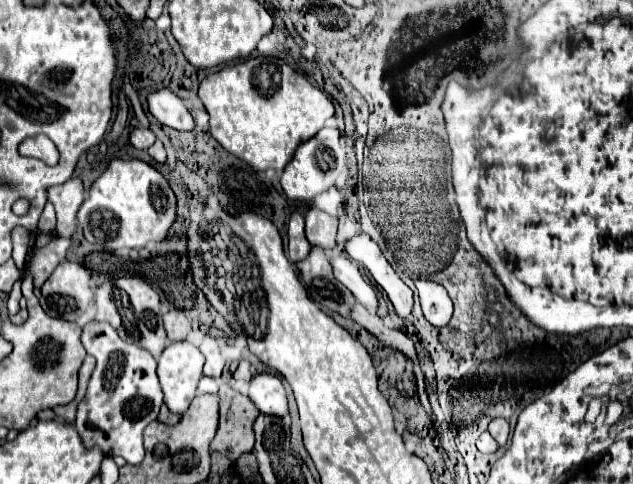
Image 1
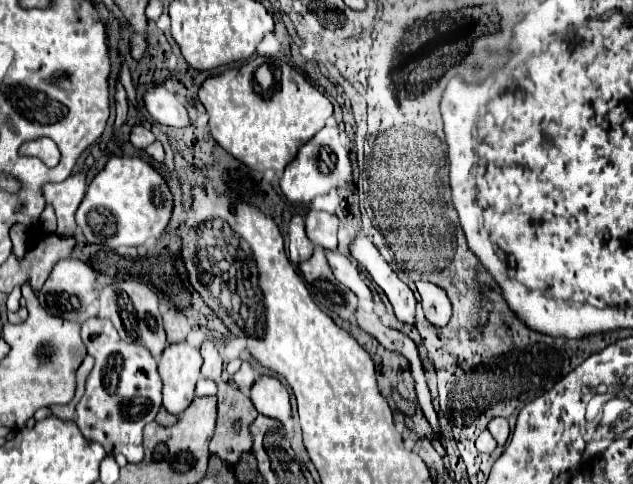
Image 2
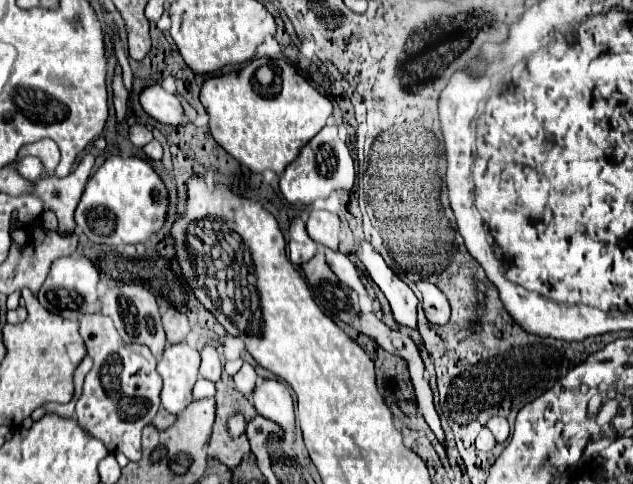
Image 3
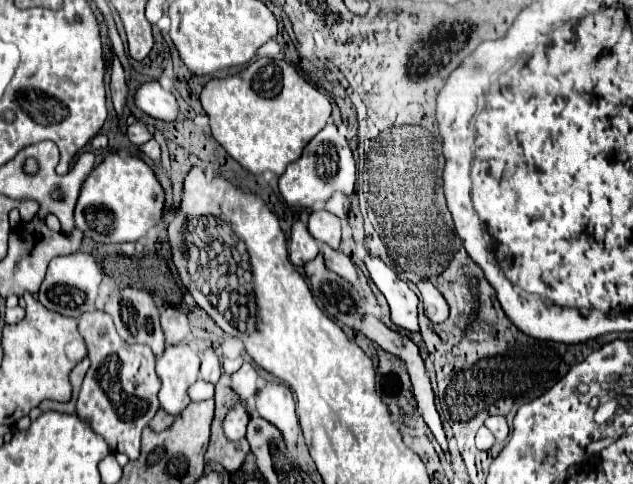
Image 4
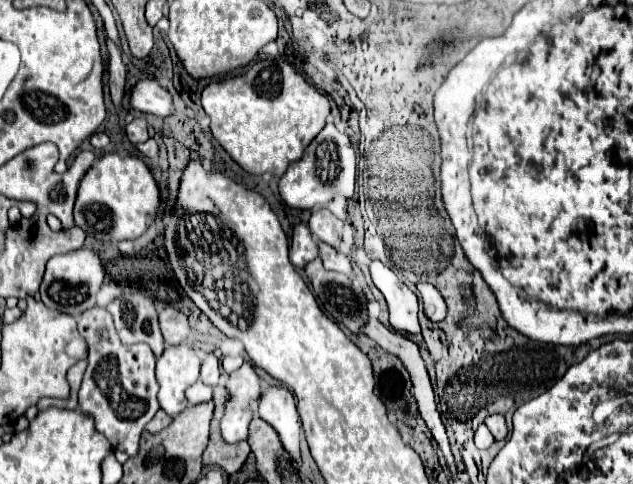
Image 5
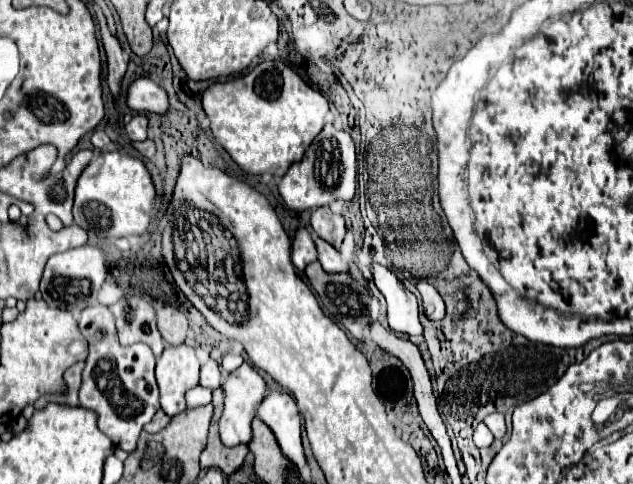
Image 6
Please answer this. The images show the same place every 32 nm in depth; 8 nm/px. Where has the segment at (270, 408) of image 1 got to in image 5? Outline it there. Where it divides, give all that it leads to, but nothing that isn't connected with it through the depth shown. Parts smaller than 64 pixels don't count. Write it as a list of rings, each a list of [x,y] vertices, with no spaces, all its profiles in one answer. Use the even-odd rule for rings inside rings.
[[[270,386],[262,392],[258,400],[258,414],[272,428],[276,428],[286,452],[296,456],[298,454],[298,434],[302,432],[302,424],[296,412],[294,396],[282,386]]]

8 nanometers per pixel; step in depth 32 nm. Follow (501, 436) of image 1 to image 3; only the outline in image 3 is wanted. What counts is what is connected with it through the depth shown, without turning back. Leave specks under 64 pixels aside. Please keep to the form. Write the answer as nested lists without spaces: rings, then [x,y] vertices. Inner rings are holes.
[[[502,416],[490,418],[488,424],[486,424],[486,428],[494,434],[494,438],[496,438],[498,444],[502,444],[502,442],[508,438],[508,420],[502,418]]]

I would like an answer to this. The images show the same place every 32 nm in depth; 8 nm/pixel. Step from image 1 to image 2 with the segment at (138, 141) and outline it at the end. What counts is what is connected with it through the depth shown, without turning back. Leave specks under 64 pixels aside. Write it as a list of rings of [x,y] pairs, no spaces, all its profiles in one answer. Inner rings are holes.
[[[134,126],[134,128],[132,128],[130,142],[132,142],[136,148],[146,148],[146,146],[150,146],[154,140],[156,140],[156,138],[154,138],[154,134],[152,134],[148,128],[144,128],[144,126]]]

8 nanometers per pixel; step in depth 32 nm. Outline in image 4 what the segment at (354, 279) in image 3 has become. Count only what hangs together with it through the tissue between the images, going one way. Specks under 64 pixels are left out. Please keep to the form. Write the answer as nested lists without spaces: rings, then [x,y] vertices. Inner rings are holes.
[[[322,246],[322,252],[326,256],[326,266],[330,270],[334,270],[338,276],[342,276],[344,280],[348,280],[350,284],[356,284],[358,282],[358,272],[356,272],[356,266],[352,264],[352,260],[328,246]]]

